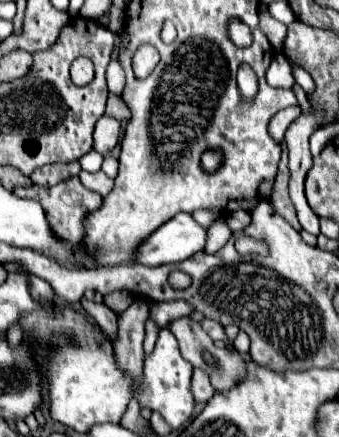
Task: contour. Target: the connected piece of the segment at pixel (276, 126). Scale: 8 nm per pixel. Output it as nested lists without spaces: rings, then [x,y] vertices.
[[[300,106],[280,110],[280,112],[270,120],[270,126],[268,126],[270,136],[272,136],[278,144],[282,144],[282,142],[284,142],[284,134],[286,134],[288,126],[290,126],[298,116],[300,116]]]

